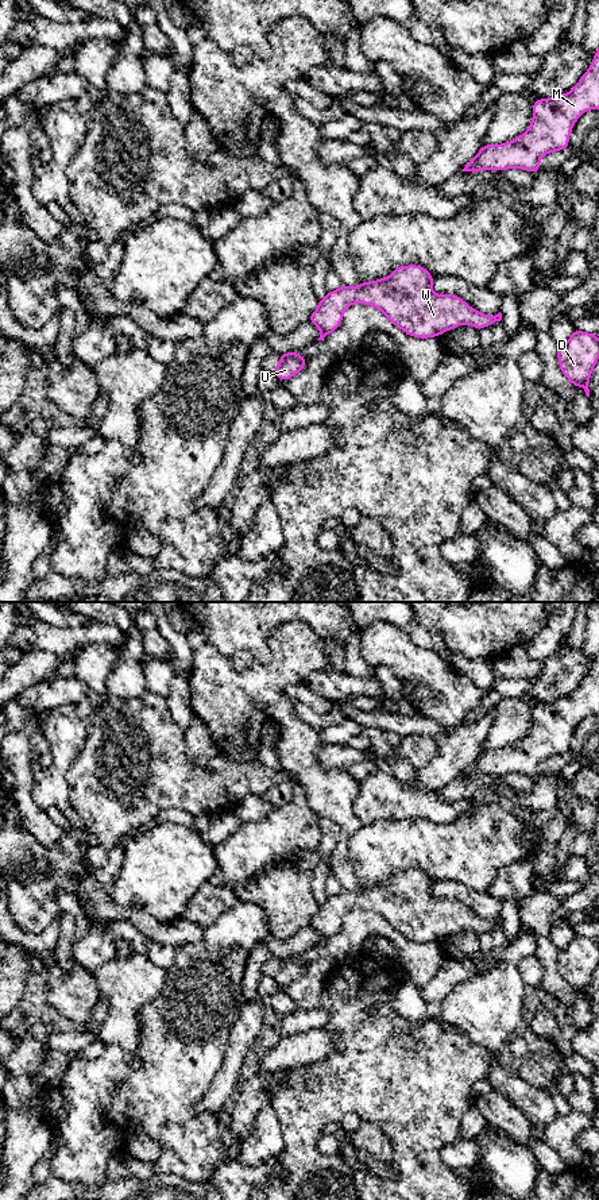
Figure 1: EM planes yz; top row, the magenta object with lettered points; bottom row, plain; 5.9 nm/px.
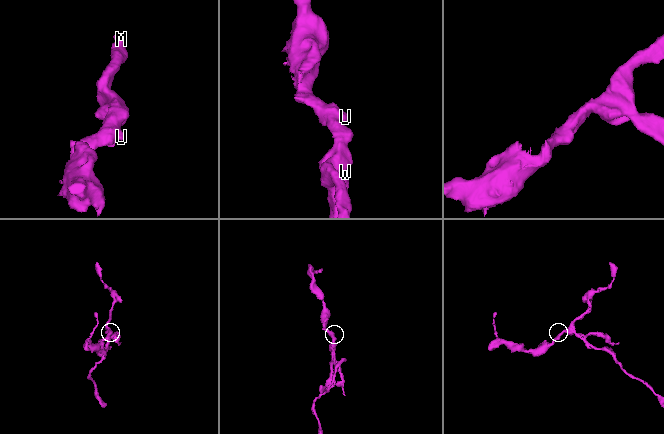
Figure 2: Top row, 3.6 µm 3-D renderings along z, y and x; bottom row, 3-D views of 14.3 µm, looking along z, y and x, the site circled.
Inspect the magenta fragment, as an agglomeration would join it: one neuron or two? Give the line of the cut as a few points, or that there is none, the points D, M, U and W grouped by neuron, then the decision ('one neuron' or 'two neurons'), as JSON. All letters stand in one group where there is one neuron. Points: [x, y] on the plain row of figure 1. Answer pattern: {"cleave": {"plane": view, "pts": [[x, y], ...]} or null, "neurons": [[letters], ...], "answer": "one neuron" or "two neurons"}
{"cleave": null, "neurons": [["D", "M", "U", "W"]], "answer": "one neuron"}

